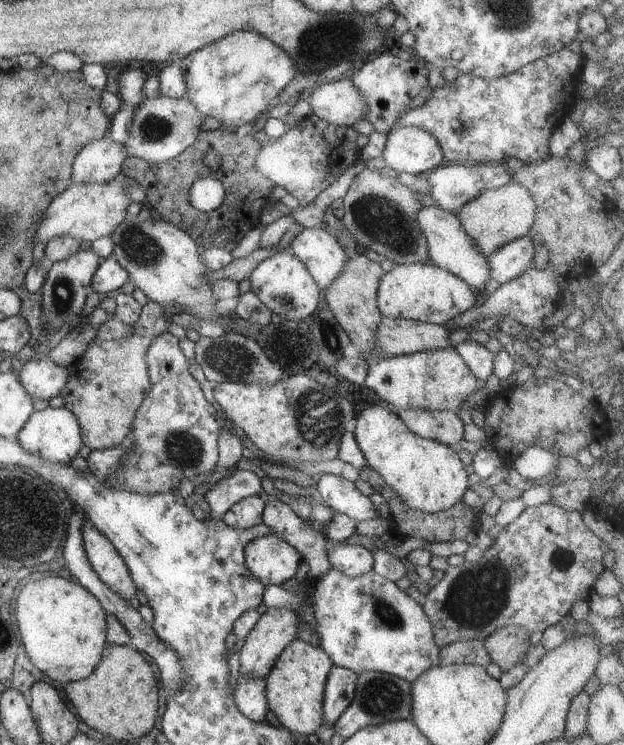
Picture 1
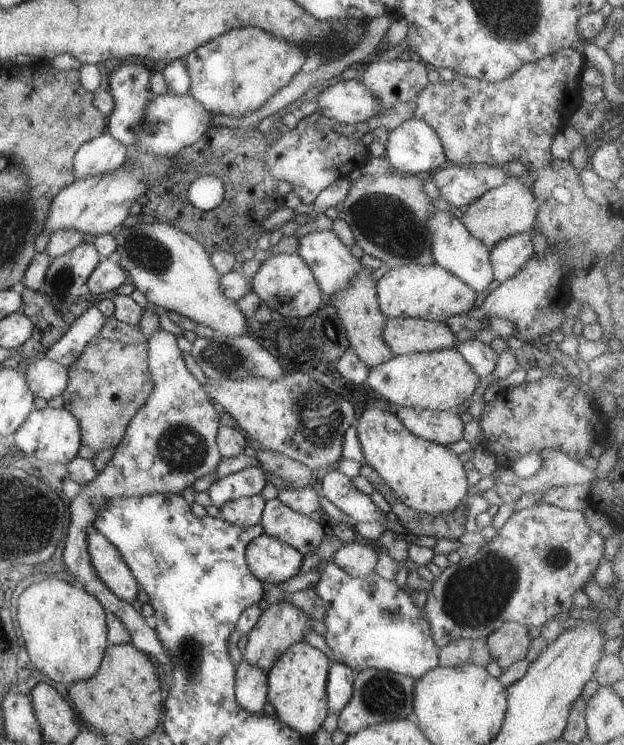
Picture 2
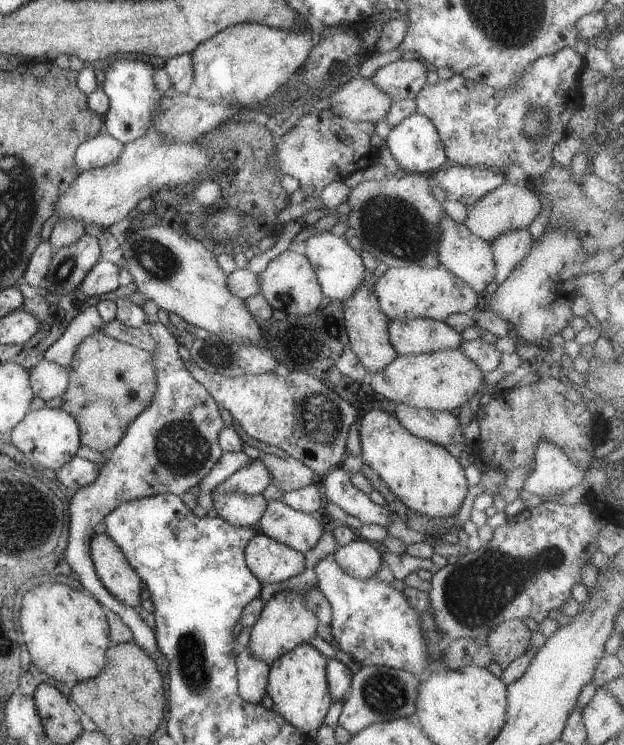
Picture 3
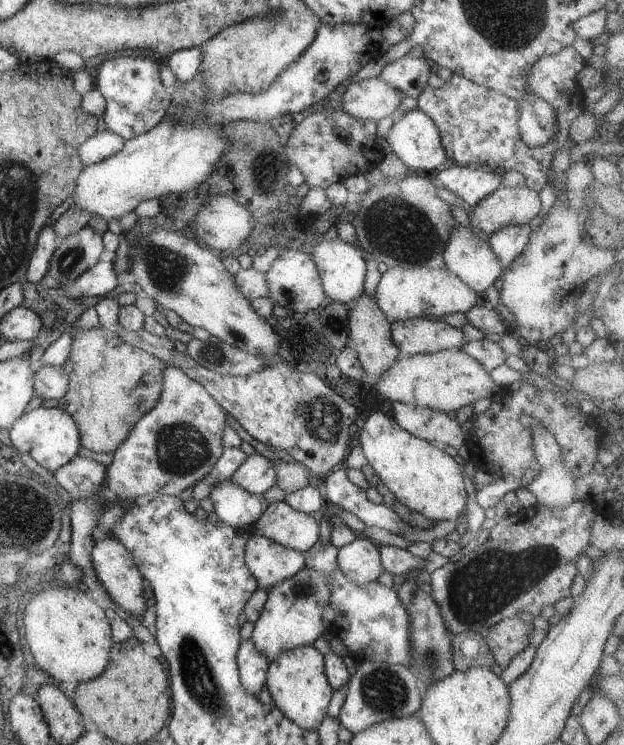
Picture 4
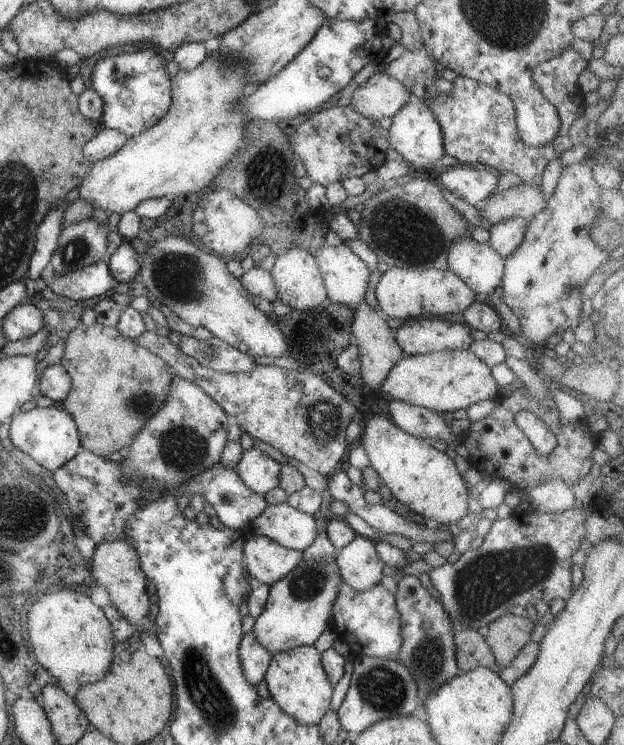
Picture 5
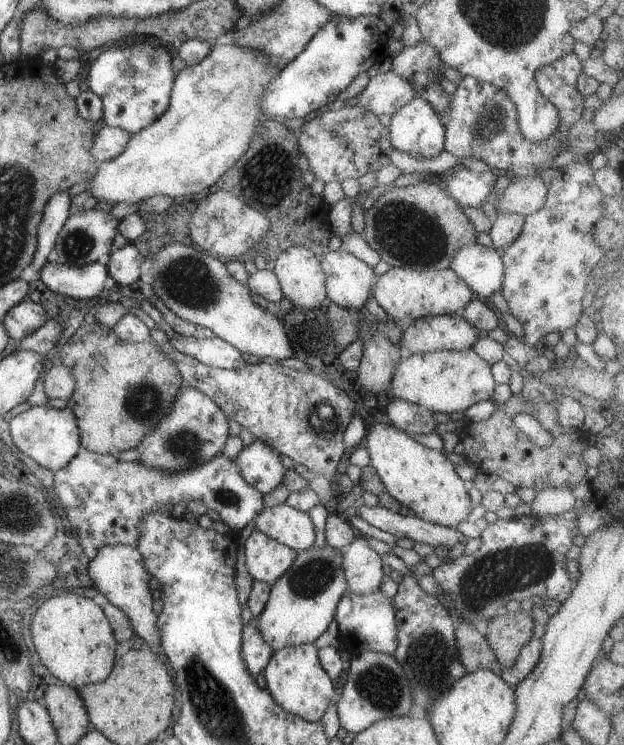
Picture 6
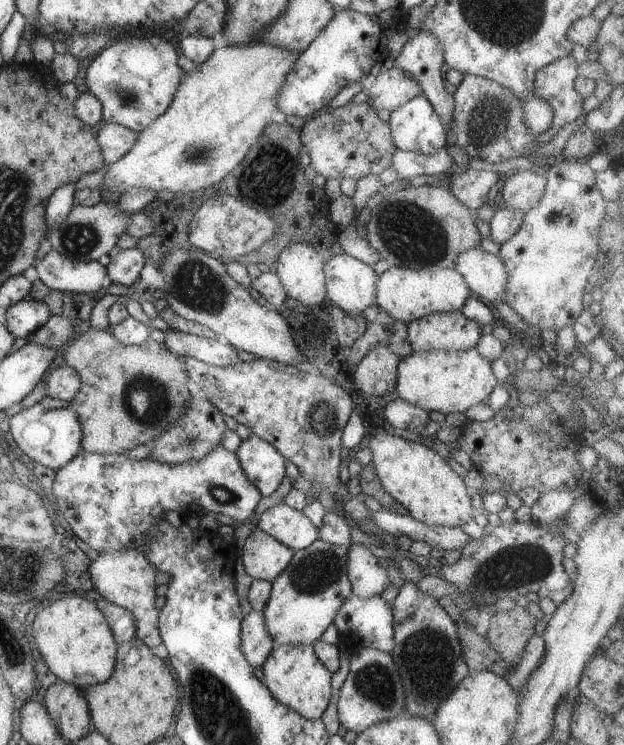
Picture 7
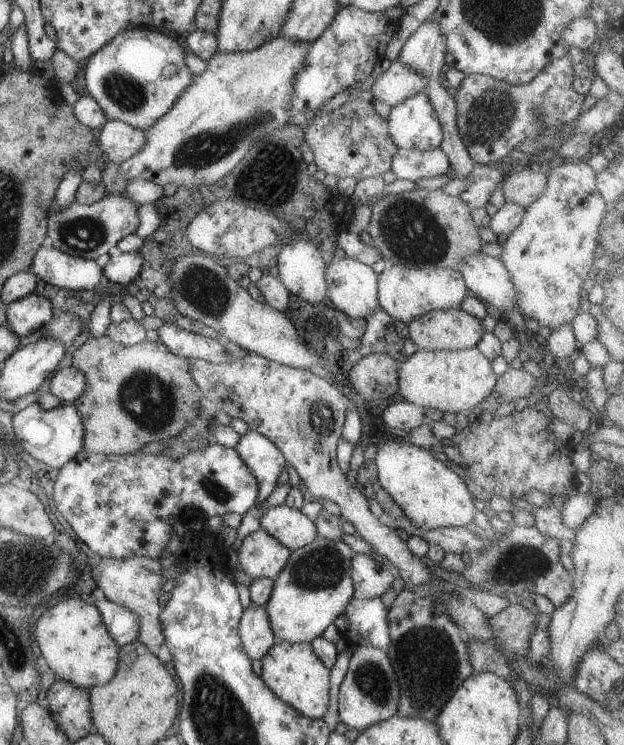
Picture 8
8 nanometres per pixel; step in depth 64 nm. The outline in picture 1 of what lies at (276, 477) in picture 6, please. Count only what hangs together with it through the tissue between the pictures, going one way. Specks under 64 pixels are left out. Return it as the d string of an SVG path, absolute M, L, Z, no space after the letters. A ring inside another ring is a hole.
M236 469L205 493L211 519L220 519L234 503L263 492L262 479L253 471Z

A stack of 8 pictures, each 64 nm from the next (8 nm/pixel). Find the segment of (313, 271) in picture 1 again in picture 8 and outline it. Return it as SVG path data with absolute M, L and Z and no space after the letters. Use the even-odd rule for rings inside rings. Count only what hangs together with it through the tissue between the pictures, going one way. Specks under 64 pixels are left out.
M348 256L337 261L329 261L325 272L327 289L330 292L330 300L344 314L353 319L365 319L379 306L378 281L379 274L374 272L371 266L355 261Z

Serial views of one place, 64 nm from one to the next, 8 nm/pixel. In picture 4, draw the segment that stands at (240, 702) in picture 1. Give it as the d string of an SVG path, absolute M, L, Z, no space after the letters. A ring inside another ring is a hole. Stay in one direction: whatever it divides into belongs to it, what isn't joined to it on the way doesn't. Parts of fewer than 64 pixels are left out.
M251 638L239 644L237 652L239 673L243 687L250 694L258 696L265 686L270 662L271 660L258 650Z

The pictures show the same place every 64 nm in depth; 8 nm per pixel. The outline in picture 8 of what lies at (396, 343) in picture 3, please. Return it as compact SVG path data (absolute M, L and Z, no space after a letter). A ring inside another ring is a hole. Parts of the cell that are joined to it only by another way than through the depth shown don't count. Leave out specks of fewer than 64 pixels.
M460 307L427 312L411 320L408 328L412 342L425 351L476 347L486 333L482 321Z

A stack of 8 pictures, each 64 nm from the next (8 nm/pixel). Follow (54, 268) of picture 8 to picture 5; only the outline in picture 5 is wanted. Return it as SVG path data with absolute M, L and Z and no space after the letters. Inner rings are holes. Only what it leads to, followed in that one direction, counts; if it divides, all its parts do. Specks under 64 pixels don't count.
M103 261L84 268L54 275L46 284L57 296L72 300L90 300L112 290L117 280L112 276L109 266Z

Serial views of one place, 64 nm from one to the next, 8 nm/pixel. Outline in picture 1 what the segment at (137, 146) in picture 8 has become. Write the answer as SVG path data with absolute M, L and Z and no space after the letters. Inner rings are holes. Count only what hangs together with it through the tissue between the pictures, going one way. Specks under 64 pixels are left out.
M102 137L97 141L84 146L74 159L71 175L74 183L103 183L112 180L121 173L124 160L128 157L123 144L117 143L108 137Z

